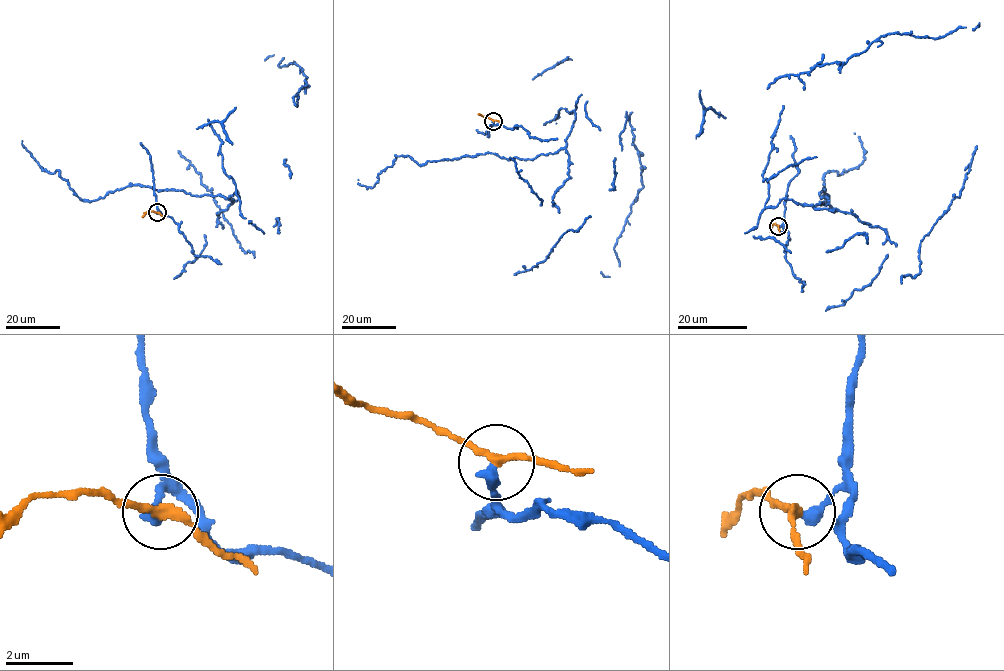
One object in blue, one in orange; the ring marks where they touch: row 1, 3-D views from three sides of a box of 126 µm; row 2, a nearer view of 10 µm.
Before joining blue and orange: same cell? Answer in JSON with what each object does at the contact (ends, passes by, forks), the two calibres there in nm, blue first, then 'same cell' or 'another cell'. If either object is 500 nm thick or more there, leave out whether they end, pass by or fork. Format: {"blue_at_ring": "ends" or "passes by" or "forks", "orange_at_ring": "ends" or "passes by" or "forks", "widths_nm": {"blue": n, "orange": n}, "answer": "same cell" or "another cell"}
{"blue_at_ring": "ends", "orange_at_ring": "passes by", "widths_nm": {"blue": 320, "orange": 240}, "answer": "another cell"}

